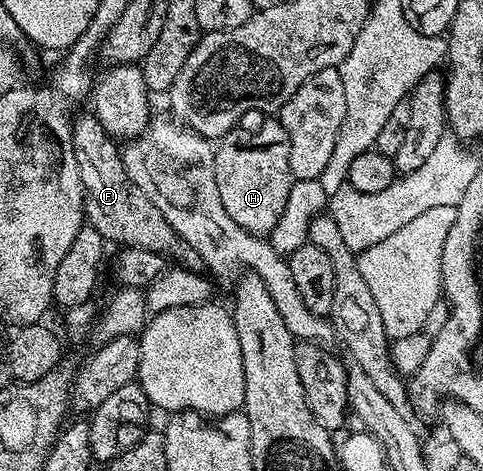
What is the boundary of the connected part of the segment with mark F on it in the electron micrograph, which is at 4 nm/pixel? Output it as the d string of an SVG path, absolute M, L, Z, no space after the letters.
M77 114L73 118L72 144L74 157L78 161L78 173L82 177L87 226L98 229L98 233L102 233L109 244L150 249L189 271L205 270L202 257L198 257L198 253L194 253L194 249L186 245L186 241L182 241L178 233L174 233L170 221L162 217L154 201L150 201L150 197L146 197L146 193L142 193L142 189L138 189L138 185L130 181L130 177L124 172L124 160L117 140L112 139L106 129L102 129L95 114Z

